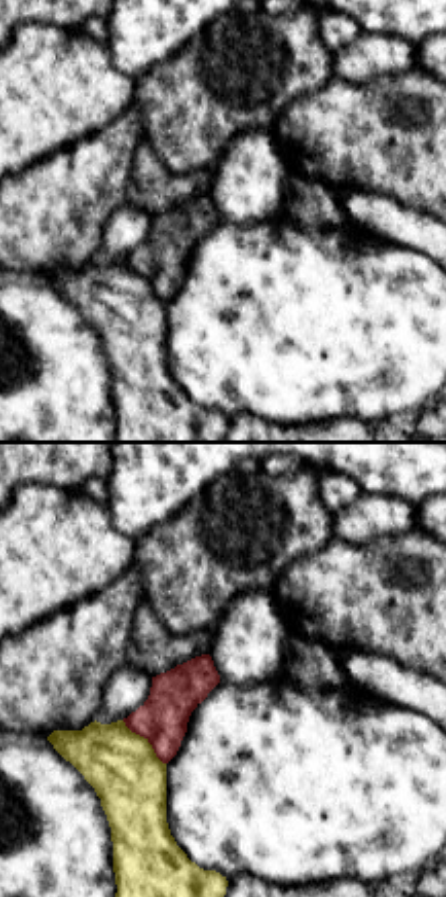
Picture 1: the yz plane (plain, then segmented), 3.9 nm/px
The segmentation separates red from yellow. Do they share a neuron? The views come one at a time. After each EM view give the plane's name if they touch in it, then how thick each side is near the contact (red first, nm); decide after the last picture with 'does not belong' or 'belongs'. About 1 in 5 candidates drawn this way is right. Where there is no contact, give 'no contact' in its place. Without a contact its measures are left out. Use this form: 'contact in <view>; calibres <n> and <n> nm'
contact in yz; calibres 190 and 280 nm

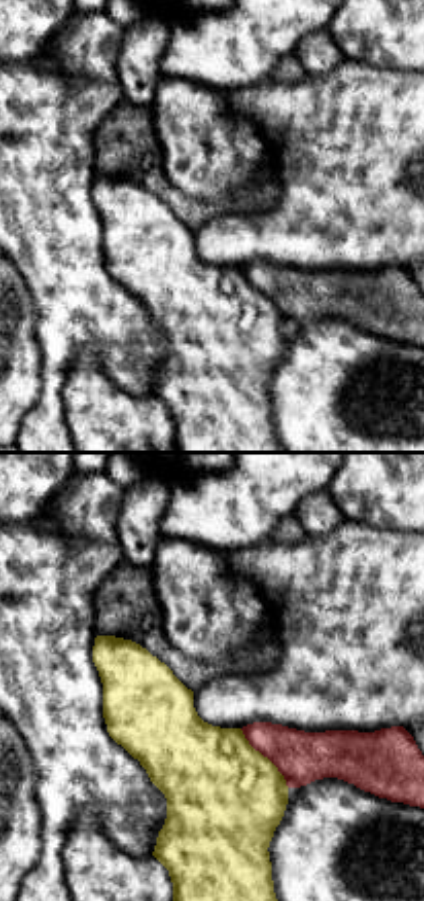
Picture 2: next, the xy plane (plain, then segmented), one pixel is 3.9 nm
contact in xy; calibres 200 and 460 nm

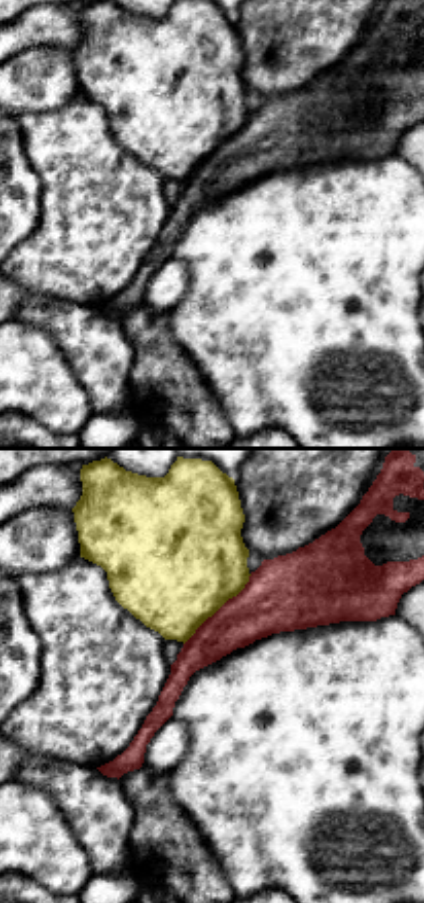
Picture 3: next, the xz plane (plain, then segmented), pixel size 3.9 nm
contact in xz; calibres 280 and 500 nm

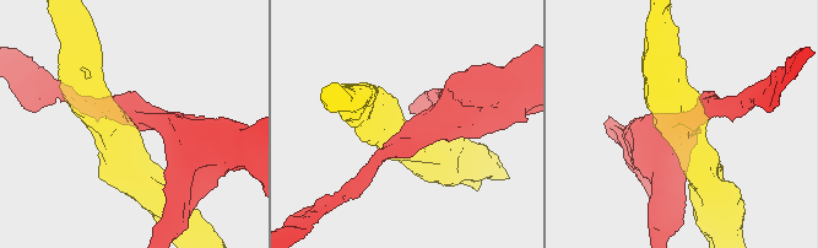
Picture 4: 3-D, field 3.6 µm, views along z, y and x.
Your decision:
does not belong

